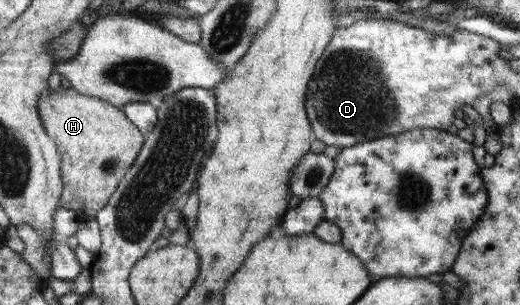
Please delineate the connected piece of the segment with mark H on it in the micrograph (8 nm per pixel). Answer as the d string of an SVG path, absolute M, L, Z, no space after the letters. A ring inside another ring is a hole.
M60 86L56 92L49 88L48 94L38 100L38 109L42 125L61 155L63 187L59 206L73 210L80 222L94 219L138 159L145 136L121 108L84 96L74 87Z

